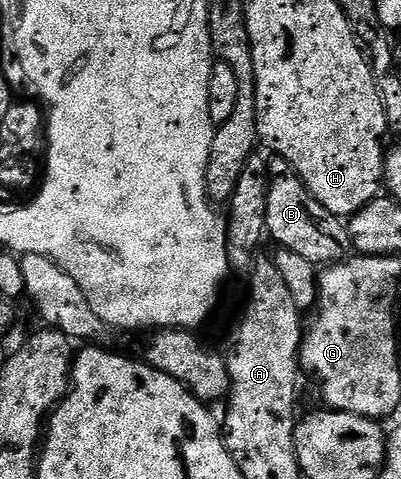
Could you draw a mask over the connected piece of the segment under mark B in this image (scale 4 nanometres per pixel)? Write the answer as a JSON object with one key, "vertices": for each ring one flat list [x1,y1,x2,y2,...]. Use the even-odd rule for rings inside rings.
{"vertices":[[273,155,268,158,268,162,266,234,269,237,273,236,280,248,295,251,295,255,303,255,303,259,318,267,335,265,350,256,354,252,354,247,346,222,327,211,323,203,319,203,310,195,303,179,291,167,291,163,287,163,287,159]]}

